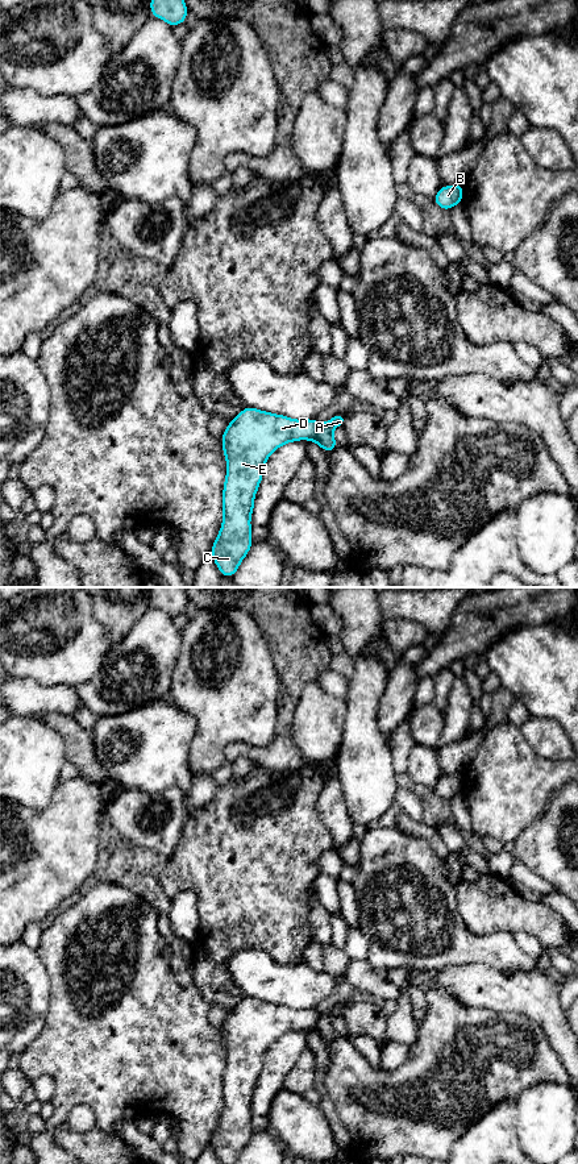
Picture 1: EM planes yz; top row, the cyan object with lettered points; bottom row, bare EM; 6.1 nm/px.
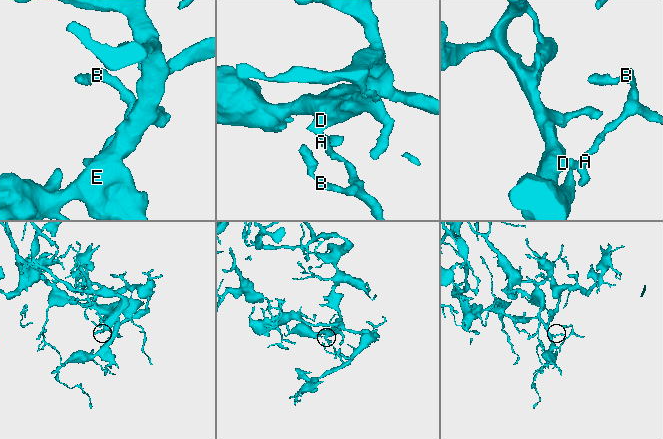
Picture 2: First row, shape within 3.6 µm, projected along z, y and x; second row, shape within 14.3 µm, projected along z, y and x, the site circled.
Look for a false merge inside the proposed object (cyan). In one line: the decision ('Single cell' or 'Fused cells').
Fused cells

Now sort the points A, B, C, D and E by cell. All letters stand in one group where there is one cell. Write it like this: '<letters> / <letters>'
A B / C D E

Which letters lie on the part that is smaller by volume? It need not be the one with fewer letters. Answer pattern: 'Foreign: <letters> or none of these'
Foreign: A, B

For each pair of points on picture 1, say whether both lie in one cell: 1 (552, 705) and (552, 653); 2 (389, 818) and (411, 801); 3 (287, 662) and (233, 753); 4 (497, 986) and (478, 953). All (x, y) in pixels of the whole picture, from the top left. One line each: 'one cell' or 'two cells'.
1: one cell
2: two cells
3: one cell
4: two cells

